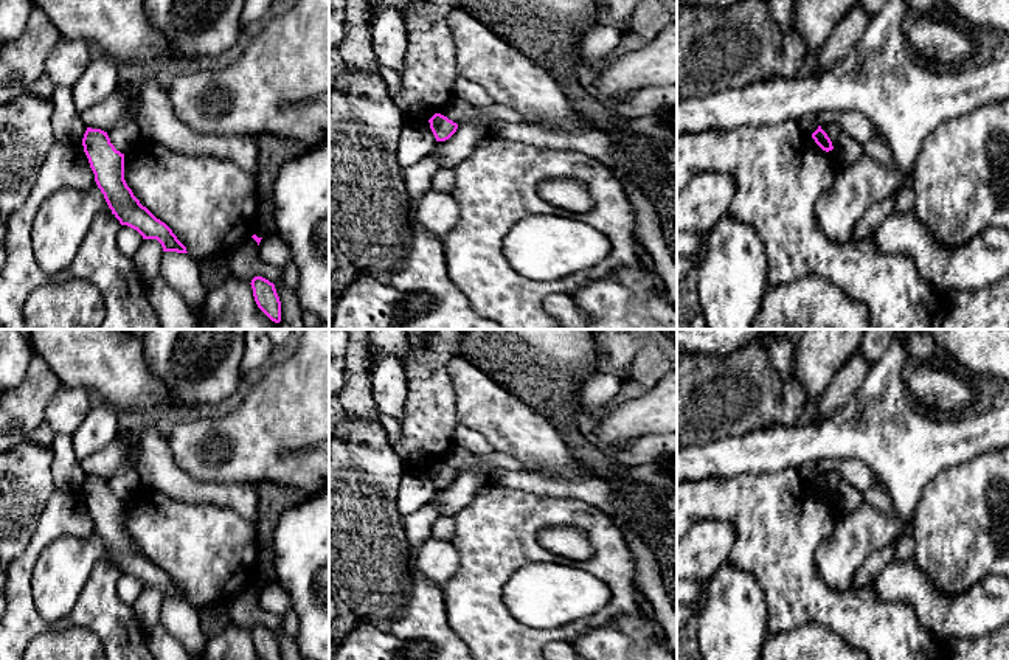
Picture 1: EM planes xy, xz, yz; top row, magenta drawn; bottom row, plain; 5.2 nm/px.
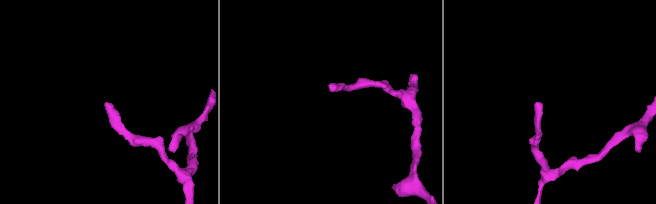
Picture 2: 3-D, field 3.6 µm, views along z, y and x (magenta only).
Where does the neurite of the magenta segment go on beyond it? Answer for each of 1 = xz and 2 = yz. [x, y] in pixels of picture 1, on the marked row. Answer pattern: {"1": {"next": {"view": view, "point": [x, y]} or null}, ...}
{"1": {"next": null}, "2": {"next": null}}

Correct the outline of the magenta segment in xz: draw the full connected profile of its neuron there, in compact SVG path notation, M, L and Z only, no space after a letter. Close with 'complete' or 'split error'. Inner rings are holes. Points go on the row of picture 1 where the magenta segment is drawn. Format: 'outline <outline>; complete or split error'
outline M435 113L428 123L436 141L449 140L458 129L456 123L441 113Z; complete

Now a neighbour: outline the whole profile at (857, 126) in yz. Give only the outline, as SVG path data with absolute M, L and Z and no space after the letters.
M824 110L815 113L818 126L835 121L843 127L848 137L866 144L879 130L876 124L857 110Z

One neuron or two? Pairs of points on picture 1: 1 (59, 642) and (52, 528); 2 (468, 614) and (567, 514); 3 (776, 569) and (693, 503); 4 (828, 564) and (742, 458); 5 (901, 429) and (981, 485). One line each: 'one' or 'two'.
1: two
2: one
3: one
4: two
5: two

